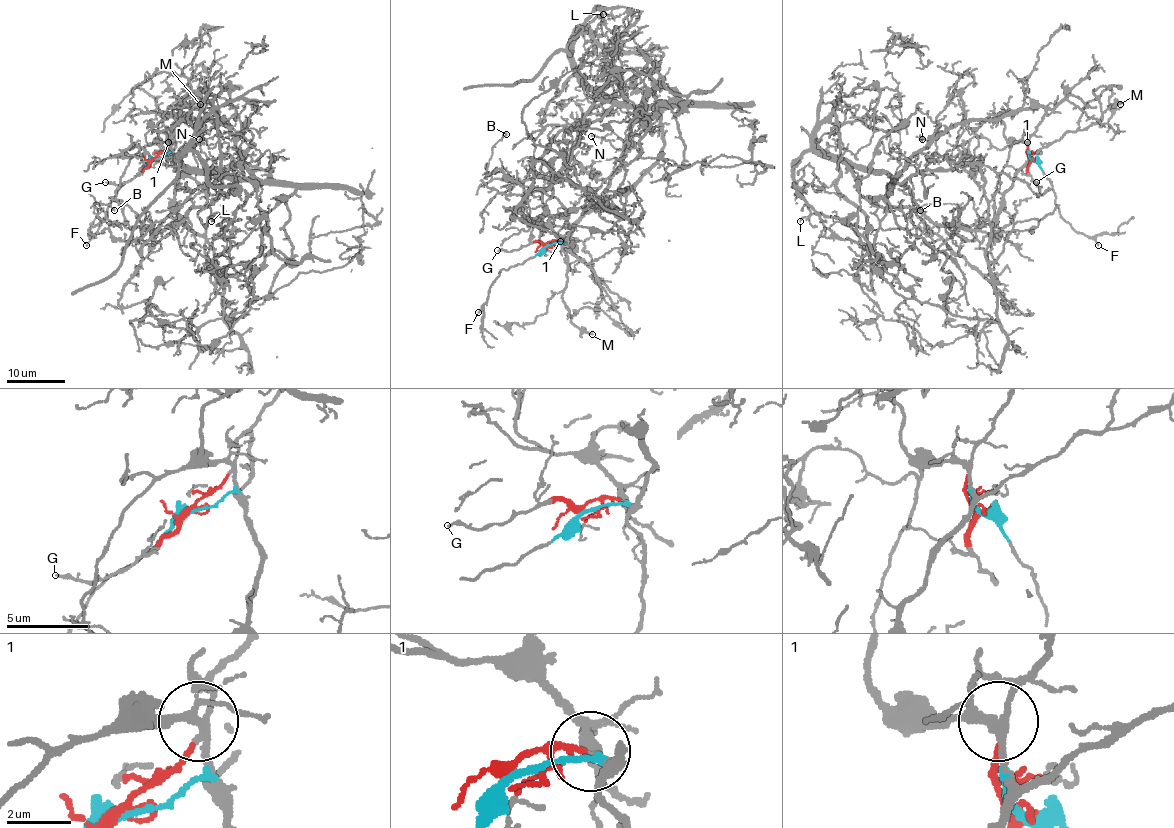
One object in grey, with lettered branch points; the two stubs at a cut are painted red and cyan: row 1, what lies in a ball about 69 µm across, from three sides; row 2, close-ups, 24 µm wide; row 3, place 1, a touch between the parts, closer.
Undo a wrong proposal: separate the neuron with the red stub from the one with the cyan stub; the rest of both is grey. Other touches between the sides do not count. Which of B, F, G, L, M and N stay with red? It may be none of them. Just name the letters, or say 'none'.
G, L, N

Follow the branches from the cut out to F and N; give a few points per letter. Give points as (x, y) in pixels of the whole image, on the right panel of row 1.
F: (1032, 160), (1051, 182), (1059, 214), (1075, 231), (1090, 236), (1097, 246)
N: (1032, 158), (1027, 141), (1045, 109), (1039, 107), (956, 123), (928, 139), (919, 135), (922, 139)

